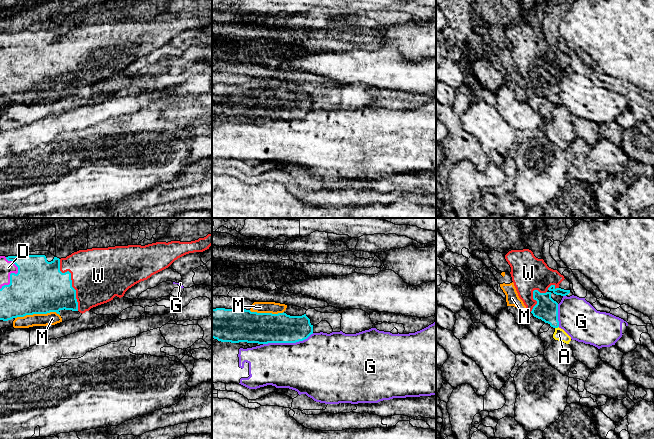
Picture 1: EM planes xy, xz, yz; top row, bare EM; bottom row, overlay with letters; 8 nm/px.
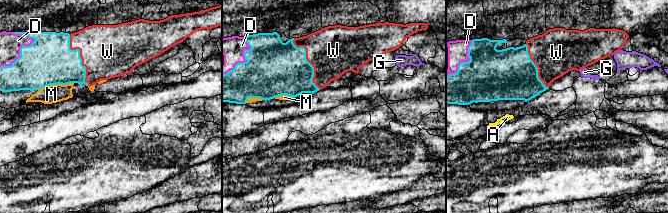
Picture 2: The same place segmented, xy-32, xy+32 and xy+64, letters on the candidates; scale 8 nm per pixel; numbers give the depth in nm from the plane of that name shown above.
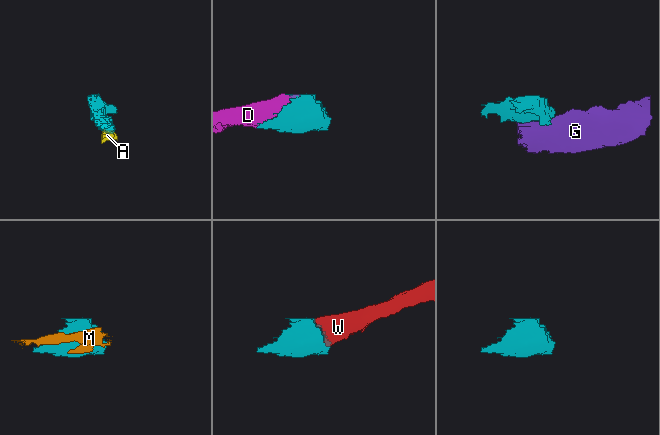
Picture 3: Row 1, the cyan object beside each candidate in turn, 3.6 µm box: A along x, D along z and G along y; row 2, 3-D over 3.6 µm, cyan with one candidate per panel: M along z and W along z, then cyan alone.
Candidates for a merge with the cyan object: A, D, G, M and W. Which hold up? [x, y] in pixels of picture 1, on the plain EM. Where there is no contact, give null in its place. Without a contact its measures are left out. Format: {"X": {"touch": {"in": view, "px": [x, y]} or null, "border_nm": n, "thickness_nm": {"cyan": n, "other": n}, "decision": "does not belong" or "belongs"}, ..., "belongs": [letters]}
{"A": {"touch": {"in": "yz", "px": [556, 103]}, "border_nm": 40, "thickness_nm": {"cyan": 190, "other": 90}, "decision": "does not belong"}, "D": {"touch": {"in": "xy", "px": [13, 49]}, "border_nm": 260, "thickness_nm": {"cyan": 420, "other": 110}, "decision": "belongs"}, "G": {"touch": {"in": "xz", "px": [288, 118]}, "border_nm": 420, "thickness_nm": {"cyan": 260, "other": 420}, "decision": "does not belong"}, "M": {"touch": {"in": "xy", "px": [37, 89]}, "border_nm": 360, "thickness_nm": {"cyan": 420, "other": 110}, "decision": "does not belong"}, "W": {"touch": {"in": "xy", "px": [71, 57]}, "border_nm": 440, "thickness_nm": {"cyan": 420, "other": 440}, "decision": "belongs"}, "belongs": ["D", "W"]}

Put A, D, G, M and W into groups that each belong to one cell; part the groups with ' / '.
A / D W / G / M

